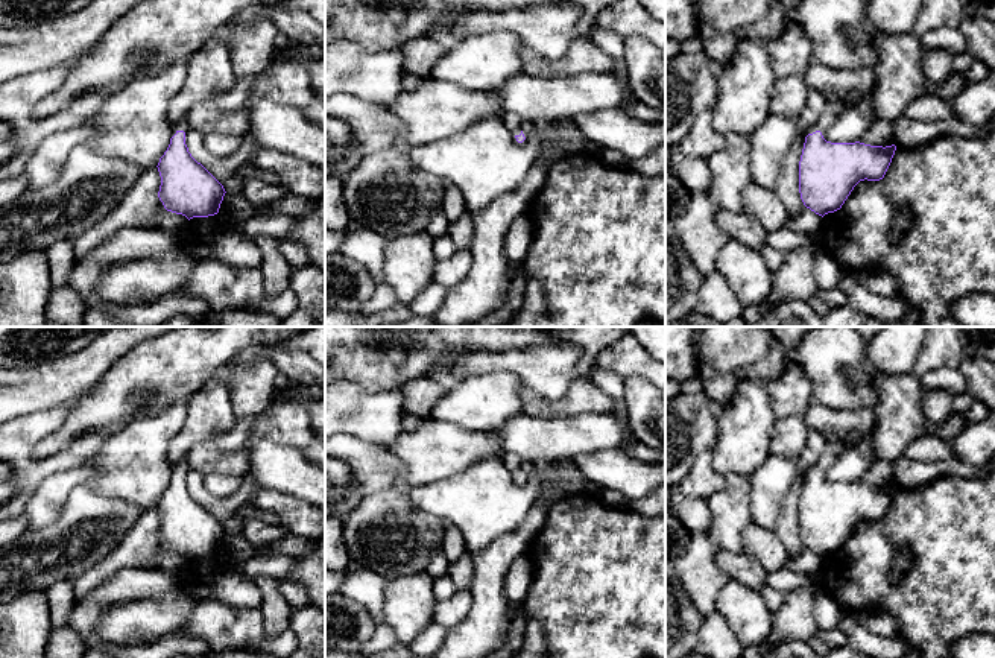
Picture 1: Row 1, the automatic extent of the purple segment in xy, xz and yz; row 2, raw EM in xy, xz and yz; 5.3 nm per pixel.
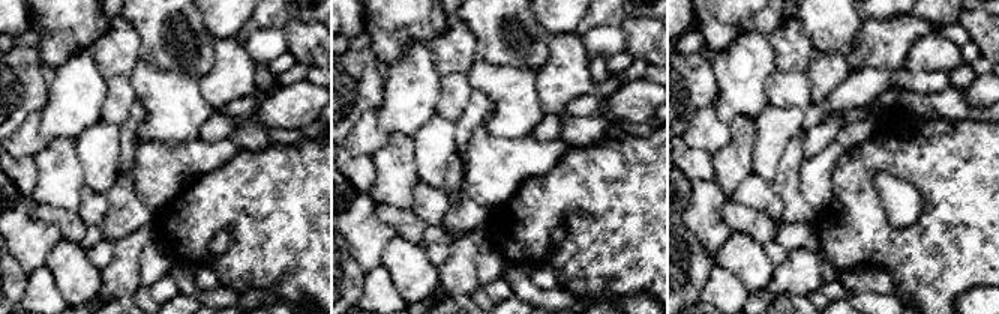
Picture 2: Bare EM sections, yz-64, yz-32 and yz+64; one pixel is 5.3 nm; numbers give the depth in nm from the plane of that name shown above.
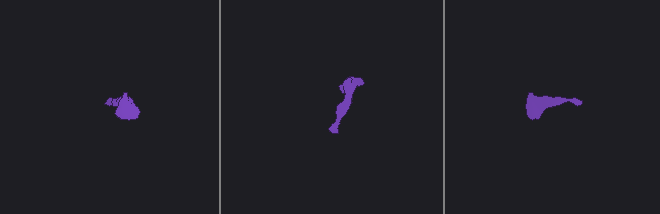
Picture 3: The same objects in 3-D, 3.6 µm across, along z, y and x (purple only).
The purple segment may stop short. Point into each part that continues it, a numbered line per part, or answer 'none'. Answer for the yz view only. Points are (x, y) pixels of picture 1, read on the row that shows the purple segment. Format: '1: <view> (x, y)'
1: yz (833, 107)

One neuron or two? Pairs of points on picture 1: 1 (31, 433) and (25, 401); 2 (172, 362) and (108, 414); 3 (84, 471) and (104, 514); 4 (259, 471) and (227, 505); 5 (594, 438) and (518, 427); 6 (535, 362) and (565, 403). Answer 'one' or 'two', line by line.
1: two
2: one
3: two
4: two
5: one
6: two

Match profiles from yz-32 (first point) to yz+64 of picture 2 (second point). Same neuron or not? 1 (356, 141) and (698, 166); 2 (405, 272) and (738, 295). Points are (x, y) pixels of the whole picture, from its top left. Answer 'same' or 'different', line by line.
1: different
2: different

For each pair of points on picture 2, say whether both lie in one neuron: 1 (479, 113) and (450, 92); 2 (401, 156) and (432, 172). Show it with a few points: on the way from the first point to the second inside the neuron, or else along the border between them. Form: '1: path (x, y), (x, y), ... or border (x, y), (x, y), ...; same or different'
1: border (473, 90), (462, 116), (456, 122); different
2: border (413, 137), (416, 172), (420, 179); different

